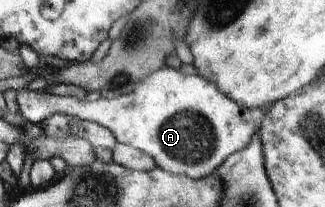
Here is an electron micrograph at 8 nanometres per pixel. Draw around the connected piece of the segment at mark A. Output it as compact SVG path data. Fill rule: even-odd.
M164 66L144 78L131 93L118 98L90 101L74 96L50 95L27 87L16 90L22 116L39 124L55 114L78 117L108 127L118 143L138 148L170 174L186 174L200 180L208 178L231 156L246 148L258 130L251 110L234 102L213 82L200 75L186 75Z

